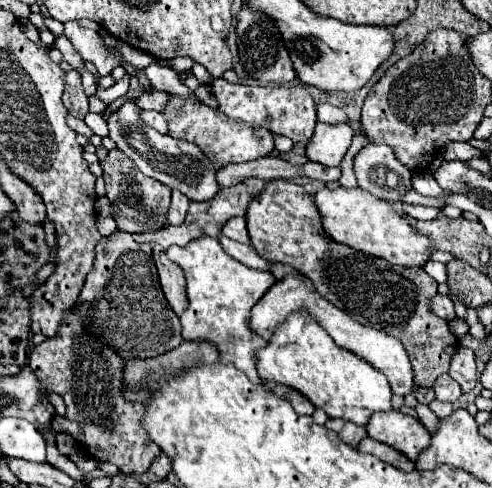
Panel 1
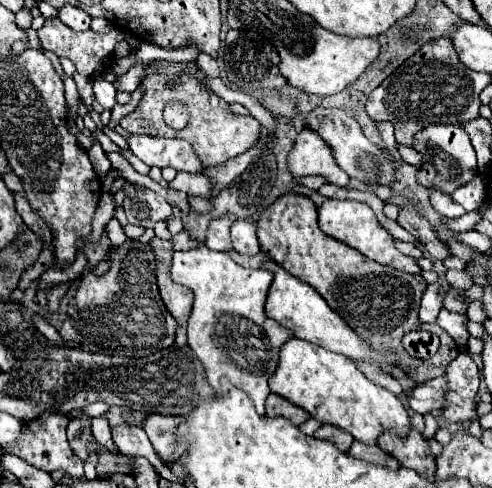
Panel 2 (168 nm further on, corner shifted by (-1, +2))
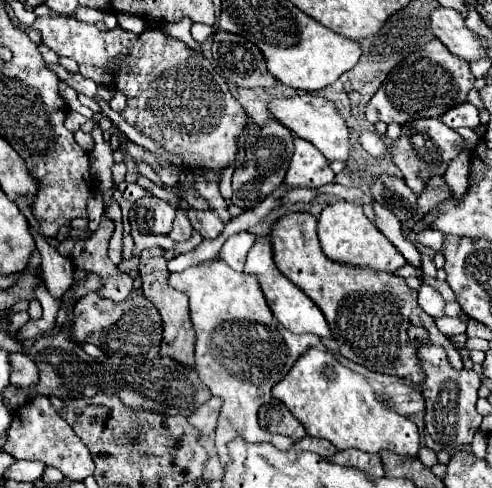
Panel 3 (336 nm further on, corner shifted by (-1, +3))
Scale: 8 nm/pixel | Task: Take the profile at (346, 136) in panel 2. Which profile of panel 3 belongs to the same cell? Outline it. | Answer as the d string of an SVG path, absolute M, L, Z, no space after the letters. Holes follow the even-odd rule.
M310 93L294 95L294 97L278 97L268 101L268 113L276 117L280 123L284 123L296 137L310 141L314 147L322 151L322 155L328 161L346 161L350 155L350 143L348 143L348 127L344 125L344 119L336 111L336 107L326 101L324 97L316 97Z

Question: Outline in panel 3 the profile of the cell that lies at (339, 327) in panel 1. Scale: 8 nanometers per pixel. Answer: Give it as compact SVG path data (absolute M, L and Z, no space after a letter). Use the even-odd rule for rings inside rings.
M258 239L250 253L248 253L248 259L246 259L246 267L244 267L244 273L248 275L256 275L258 277L258 283L260 283L260 289L266 297L266 303L270 307L270 311L274 313L274 317L280 321L280 325L284 325L288 331L292 333L314 333L318 337L332 337L330 333L330 327L324 319L324 315L320 313L320 309L316 307L316 303L306 297L294 283L290 283L276 267L274 259L272 259L272 243L268 239Z

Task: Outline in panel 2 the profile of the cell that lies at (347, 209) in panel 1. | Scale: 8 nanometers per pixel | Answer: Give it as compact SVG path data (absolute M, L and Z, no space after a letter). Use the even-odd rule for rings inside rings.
M324 200L322 206L318 206L318 222L320 222L320 230L352 248L356 248L360 254L364 254L370 260L376 260L378 264L386 264L392 266L396 270L404 270L404 272L412 272L412 274L420 274L422 270L418 268L416 260L412 256L404 256L396 244L394 244L394 236L378 222L376 214L372 212L372 208L364 202L358 200Z

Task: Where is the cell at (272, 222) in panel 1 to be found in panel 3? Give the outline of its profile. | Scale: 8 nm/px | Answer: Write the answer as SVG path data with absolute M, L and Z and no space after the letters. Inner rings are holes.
M290 213L282 217L272 227L270 241L278 269L320 307L342 357L364 365L370 371L394 375L414 385L420 385L424 381L424 371L416 357L416 345L412 347L412 341L408 339L408 329L412 325L422 325L430 333L430 343L442 345L446 349L452 367L462 367L462 357L458 349L450 343L448 337L438 331L434 317L420 309L416 301L418 293L410 289L402 277L386 271L342 265L330 261L322 253L316 235L314 215Z

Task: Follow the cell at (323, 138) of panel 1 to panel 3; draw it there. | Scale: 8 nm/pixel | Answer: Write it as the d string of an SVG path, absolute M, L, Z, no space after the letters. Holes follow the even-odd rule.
M294 137L294 155L286 173L284 183L288 187L310 187L318 189L326 183L332 183L334 173L328 159L308 141Z

